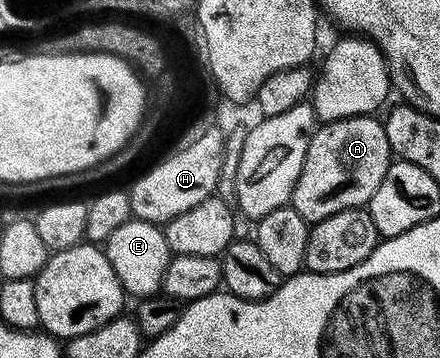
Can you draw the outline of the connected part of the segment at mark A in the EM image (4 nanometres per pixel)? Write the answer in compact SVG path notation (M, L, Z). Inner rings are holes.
M360 114L318 125L313 131L291 205L307 223L327 220L335 212L368 207L375 188L383 184L391 161L385 123L380 117Z

